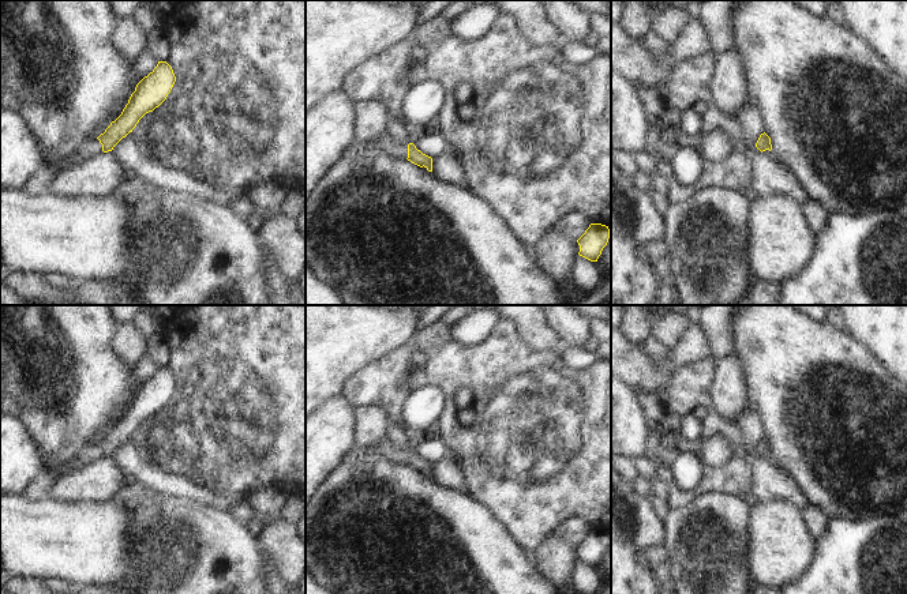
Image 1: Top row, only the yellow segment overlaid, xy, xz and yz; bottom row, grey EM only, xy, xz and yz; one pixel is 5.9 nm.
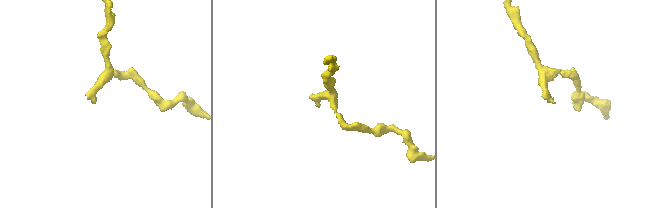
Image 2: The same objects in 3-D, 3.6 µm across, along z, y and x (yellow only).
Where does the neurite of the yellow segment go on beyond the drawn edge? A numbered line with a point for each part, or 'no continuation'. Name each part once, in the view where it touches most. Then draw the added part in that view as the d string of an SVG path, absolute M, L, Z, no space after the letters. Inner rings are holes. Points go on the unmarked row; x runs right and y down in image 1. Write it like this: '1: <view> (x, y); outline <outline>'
1: xy (37, 489); outline M98 444L80 447L75 455L61 466L60 470L53 471L44 467L40 473L37 473L26 485L22 496L27 500L44 500L46 499L48 489L56 478L102 458L102 450Z

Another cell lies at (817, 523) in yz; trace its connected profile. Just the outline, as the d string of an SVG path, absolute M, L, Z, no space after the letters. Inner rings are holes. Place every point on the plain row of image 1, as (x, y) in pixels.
M810 504L802 511L802 518L814 541L817 541L829 526L829 519L821 510Z

